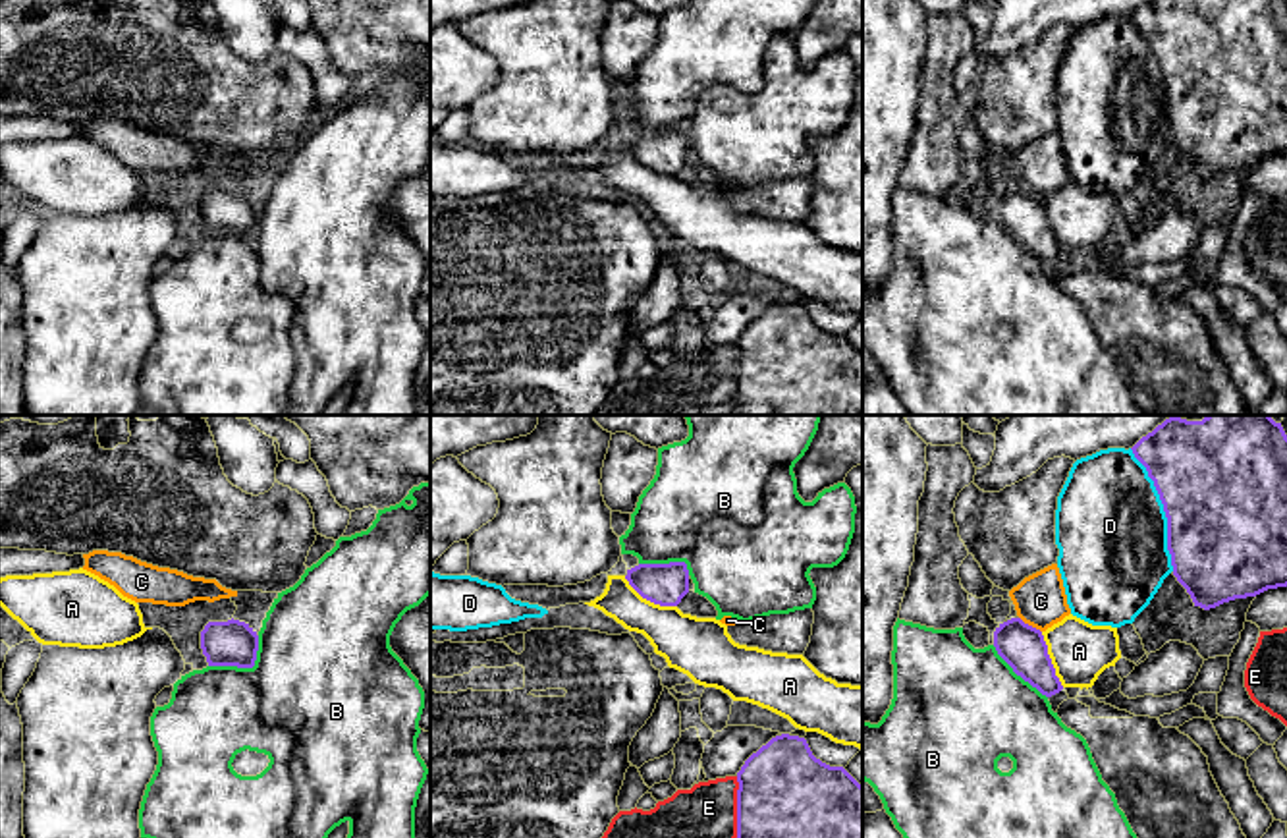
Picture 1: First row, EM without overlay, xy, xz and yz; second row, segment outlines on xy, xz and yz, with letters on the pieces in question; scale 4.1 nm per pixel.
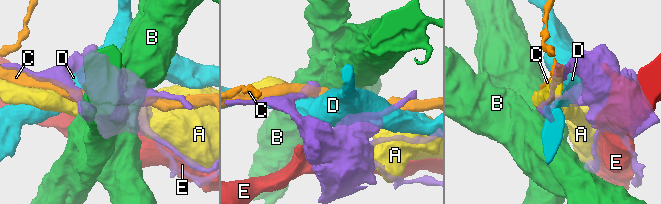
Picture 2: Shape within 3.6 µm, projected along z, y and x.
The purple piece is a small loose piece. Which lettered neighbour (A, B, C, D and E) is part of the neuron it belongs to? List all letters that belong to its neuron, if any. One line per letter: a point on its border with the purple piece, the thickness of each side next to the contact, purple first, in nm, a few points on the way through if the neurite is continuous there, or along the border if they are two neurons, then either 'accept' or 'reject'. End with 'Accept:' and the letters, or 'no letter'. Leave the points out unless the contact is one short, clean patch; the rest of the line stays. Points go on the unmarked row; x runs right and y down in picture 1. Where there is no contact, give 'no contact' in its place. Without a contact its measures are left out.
A: meets purple in xz at (649, 167); 180 nm thick on the purple side, 240 nm on the other; reject
B: meets purple in xy at (246, 234); 190 nm thick on the purple side, 460 nm on the other; border along xy (259, 203), (251, 234), (209, 234); reject
C: meets purple in yz at (1031, 194); 190 nm thick on the purple side, 220 nm on the other; reject
D: meets purple in yz at (1164, 78); 500 nm thick on the purple side, 460 nm on the other; reject
E: meets purple in xz at (738, 379); 500 nm thick on the purple side, 380 nm on the other; reject
Accept: no letter

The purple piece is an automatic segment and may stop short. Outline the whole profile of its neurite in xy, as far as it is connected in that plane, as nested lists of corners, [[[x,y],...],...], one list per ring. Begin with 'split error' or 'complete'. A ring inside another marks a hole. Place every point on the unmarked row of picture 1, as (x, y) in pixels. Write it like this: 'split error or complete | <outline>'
complete | [[[239,187],[208,189],[201,199],[201,216],[208,234],[253,236],[259,218],[257,199]]]

